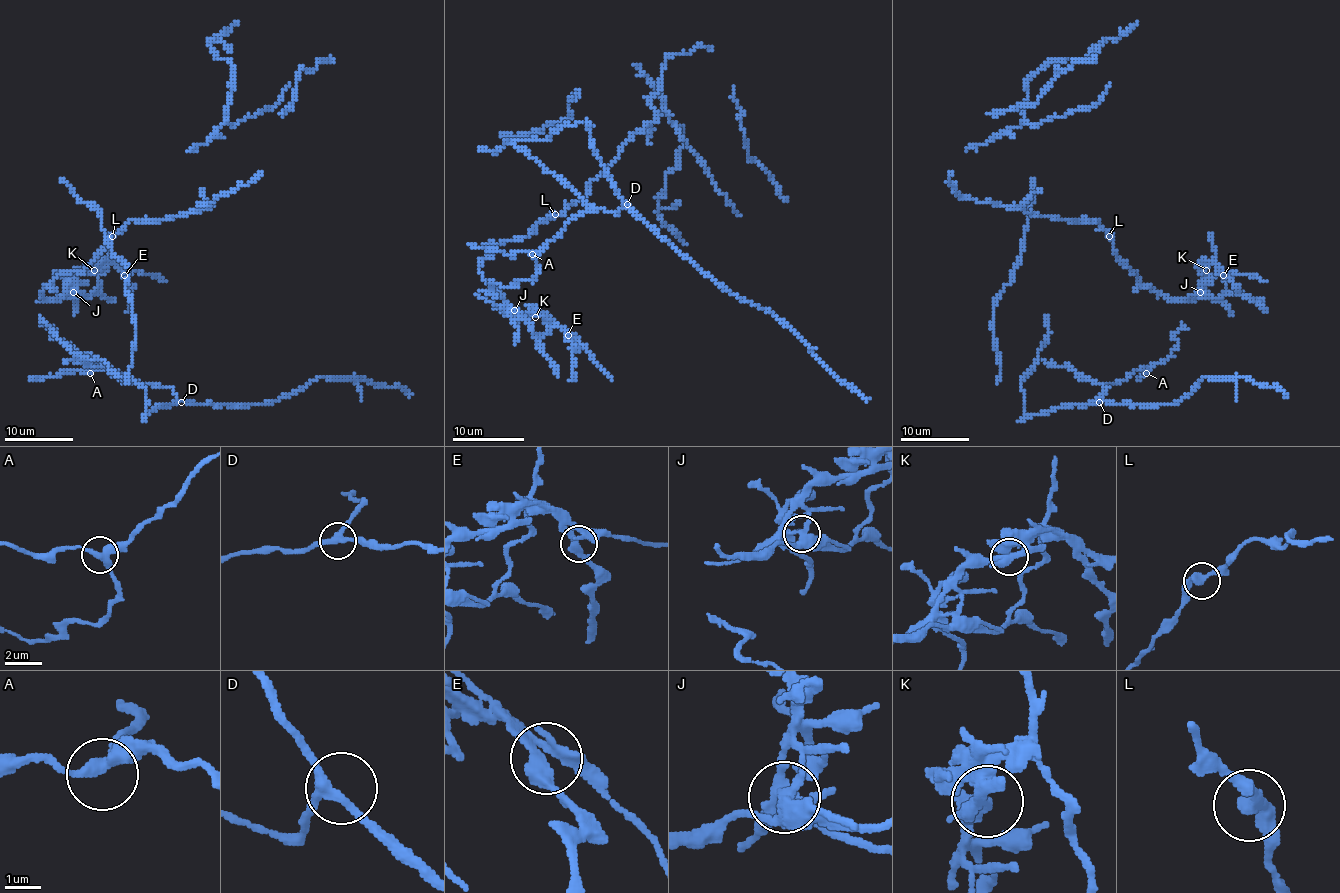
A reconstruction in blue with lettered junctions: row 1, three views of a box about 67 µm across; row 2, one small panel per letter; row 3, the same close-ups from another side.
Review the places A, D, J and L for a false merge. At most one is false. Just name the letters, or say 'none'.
J

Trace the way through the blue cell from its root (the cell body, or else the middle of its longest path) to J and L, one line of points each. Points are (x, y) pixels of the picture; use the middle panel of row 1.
J: (503, 297), (514, 309)
L: (503, 297), (480, 272), (480, 265), (489, 254), (489, 249), (503, 241), (521, 240), (539, 222), (555, 214)

